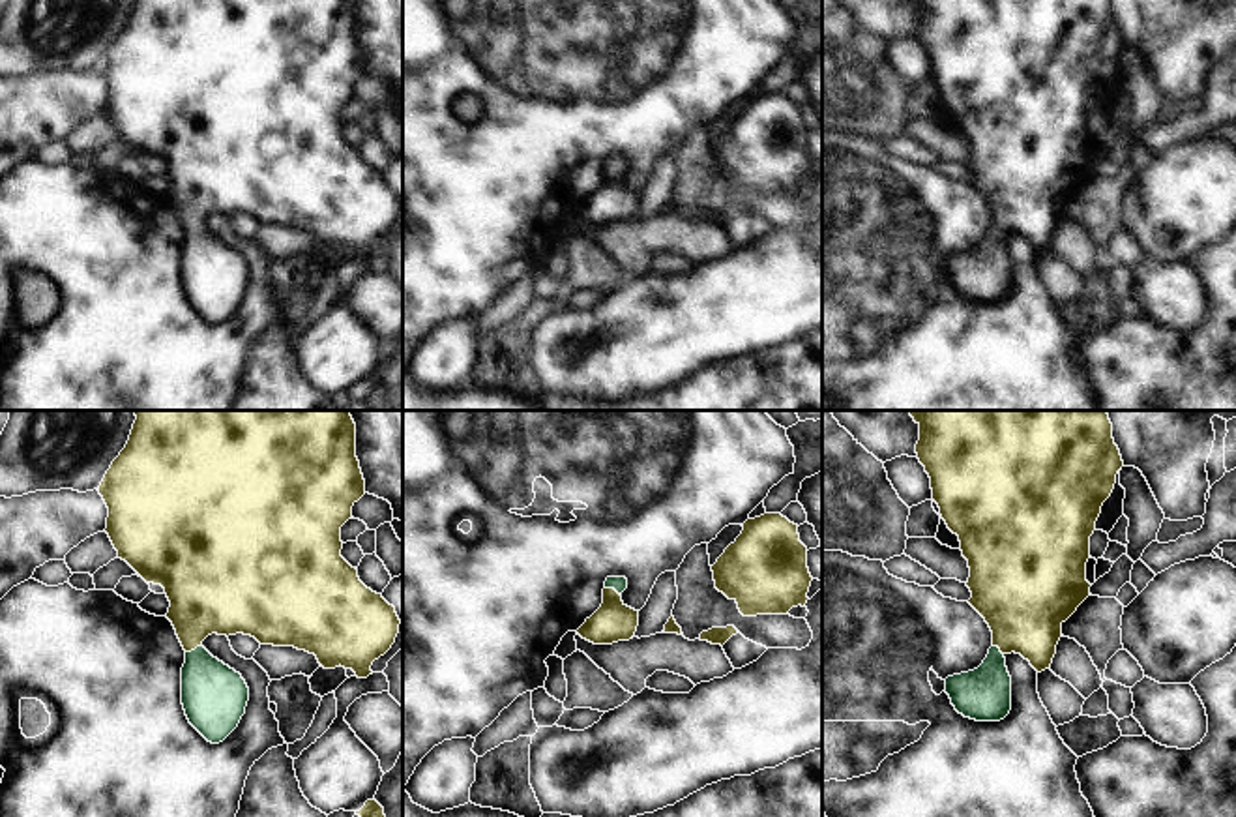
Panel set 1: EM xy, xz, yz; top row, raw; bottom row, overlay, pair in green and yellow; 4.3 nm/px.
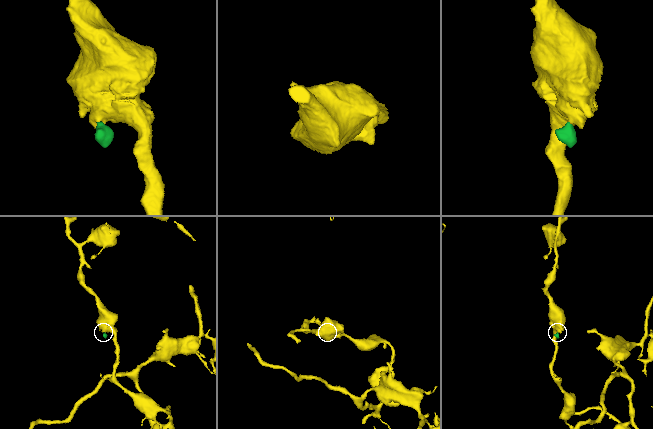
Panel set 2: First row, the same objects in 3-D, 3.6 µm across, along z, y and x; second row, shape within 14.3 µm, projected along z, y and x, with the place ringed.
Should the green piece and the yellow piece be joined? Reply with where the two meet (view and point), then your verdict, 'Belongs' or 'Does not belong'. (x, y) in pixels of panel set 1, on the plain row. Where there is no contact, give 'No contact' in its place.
Touches green at xy (195, 229). Belongs.

